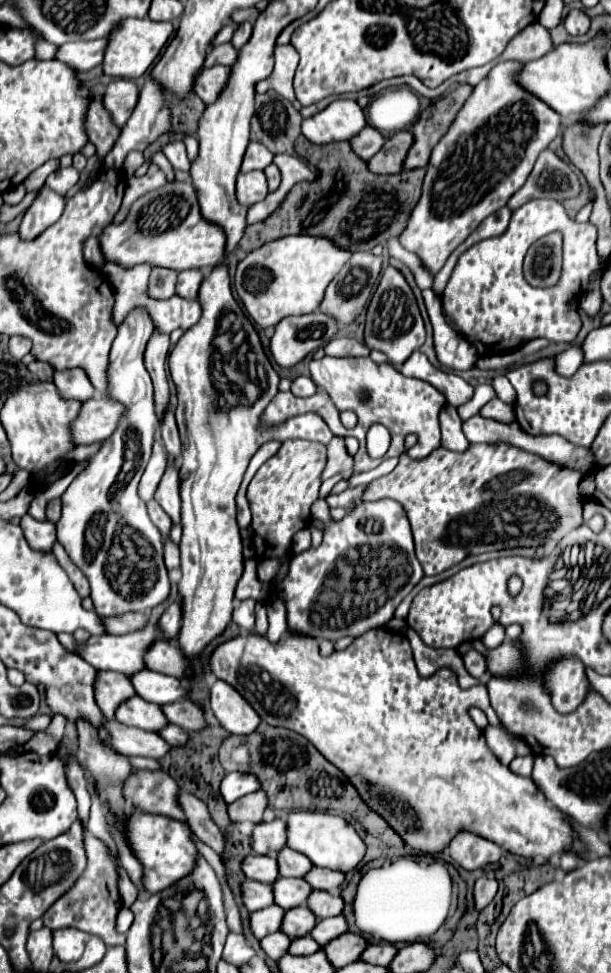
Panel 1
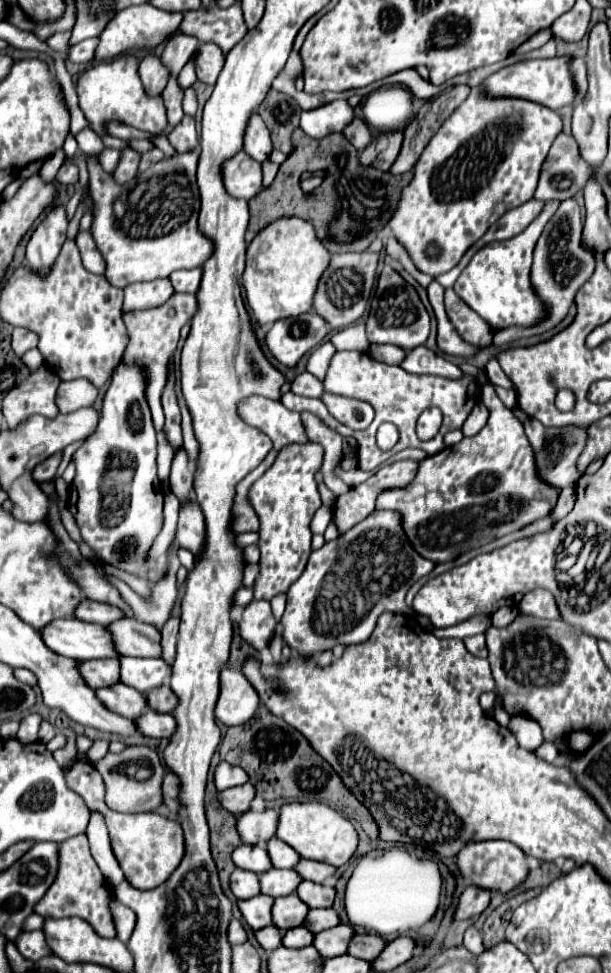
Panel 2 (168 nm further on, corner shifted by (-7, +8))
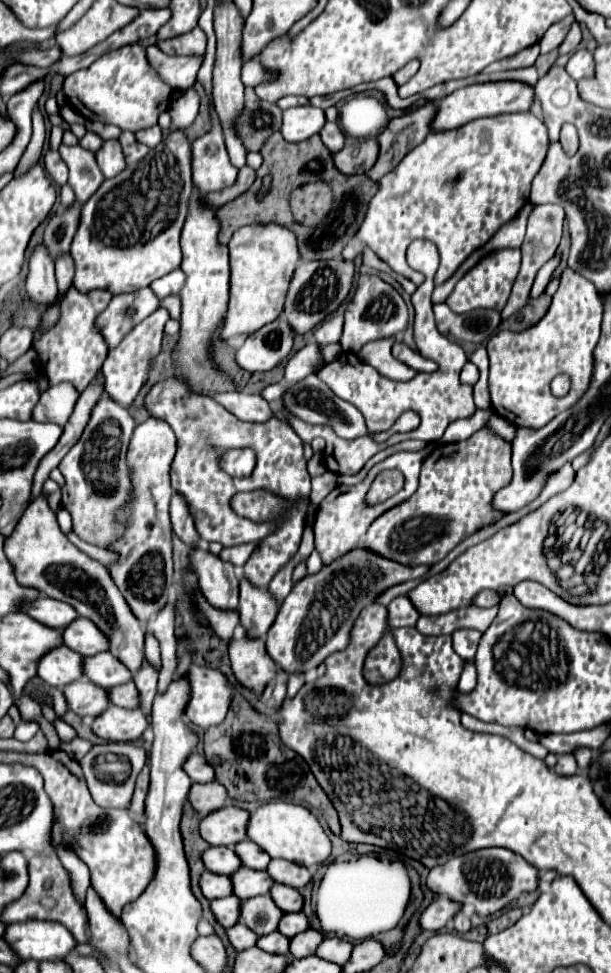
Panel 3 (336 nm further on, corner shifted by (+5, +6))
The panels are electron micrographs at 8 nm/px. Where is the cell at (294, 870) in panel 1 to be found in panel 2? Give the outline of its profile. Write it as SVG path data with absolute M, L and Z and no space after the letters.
M277 837L269 839L267 843L267 853L271 859L271 865L275 869L291 869L301 857L297 855L297 851L293 851L289 845L285 845L283 841L279 841Z

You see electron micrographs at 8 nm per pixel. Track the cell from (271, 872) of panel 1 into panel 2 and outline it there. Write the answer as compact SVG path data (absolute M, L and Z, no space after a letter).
M239 845L233 855L231 855L235 867L245 869L245 871L253 871L257 875L261 875L263 871L271 869L271 861L269 855L265 853L265 849L257 847L257 845Z

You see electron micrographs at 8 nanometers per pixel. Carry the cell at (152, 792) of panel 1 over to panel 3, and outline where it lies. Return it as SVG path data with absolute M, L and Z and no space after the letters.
M103 743L93 745L93 749L79 761L83 775L87 779L93 801L103 809L127 809L135 791L135 779L147 761L145 749L129 743Z

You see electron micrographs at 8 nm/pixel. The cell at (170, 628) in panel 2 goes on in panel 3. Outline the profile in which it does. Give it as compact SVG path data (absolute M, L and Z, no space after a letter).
M147 659L143 661L141 669L133 675L133 681L141 693L141 709L149 715L151 713L151 703L153 703L153 697L157 693L157 677L159 677L159 671L155 671Z

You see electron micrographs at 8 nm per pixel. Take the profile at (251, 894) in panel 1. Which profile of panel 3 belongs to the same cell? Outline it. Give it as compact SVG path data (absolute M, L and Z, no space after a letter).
M205 871L201 875L201 891L203 891L203 895L209 901L221 899L221 897L229 897L229 895L233 895L231 877L229 875L219 875L219 873Z

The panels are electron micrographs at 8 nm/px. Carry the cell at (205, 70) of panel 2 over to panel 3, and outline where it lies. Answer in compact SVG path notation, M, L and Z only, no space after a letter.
M195 27L191 33L185 33L177 39L169 41L157 41L163 53L167 55L183 55L183 57L203 57L205 55L205 45L207 37L201 27Z

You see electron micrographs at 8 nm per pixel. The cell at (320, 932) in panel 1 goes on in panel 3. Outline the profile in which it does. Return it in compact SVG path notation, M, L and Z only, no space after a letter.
M303 911L285 913L285 917L281 919L281 925L279 925L279 931L289 939L295 937L297 933L307 931L307 929L311 929L311 923L309 923L309 917Z

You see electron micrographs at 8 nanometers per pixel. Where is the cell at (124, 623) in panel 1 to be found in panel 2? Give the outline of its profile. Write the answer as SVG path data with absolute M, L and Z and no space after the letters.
M81 599L81 607L77 607L77 619L87 621L87 623L97 623L97 625L109 625L121 617L123 613L117 607L105 605L105 603L97 603L97 601L89 601L89 599Z

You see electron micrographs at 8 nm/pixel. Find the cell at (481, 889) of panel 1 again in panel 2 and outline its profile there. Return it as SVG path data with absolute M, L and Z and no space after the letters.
M467 887L461 897L459 897L459 903L457 903L457 909L455 909L455 915L453 919L461 921L461 919L471 919L475 915L481 915L487 905L489 905L489 899L491 899L491 893L485 891L485 889L479 889L479 887Z

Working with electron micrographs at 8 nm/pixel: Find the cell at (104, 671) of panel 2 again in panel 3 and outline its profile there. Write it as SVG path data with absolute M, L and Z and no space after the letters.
M69 647L53 649L53 653L47 653L41 659L37 675L43 681L47 681L49 685L63 689L65 685L69 685L85 675L83 657L79 653L73 653Z

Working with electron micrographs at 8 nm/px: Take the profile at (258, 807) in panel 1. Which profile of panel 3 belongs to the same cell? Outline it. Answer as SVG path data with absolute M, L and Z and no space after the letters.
M205 783L205 785L193 785L189 791L189 801L195 807L199 815L213 813L215 809L223 809L227 803L227 789L223 785L215 783Z

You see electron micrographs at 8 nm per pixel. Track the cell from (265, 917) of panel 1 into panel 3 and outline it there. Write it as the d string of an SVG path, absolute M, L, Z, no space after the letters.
M237 895L215 899L215 901L211 901L211 909L213 909L215 917L217 917L217 923L221 923L225 929L229 929L229 927L239 923L241 899Z

